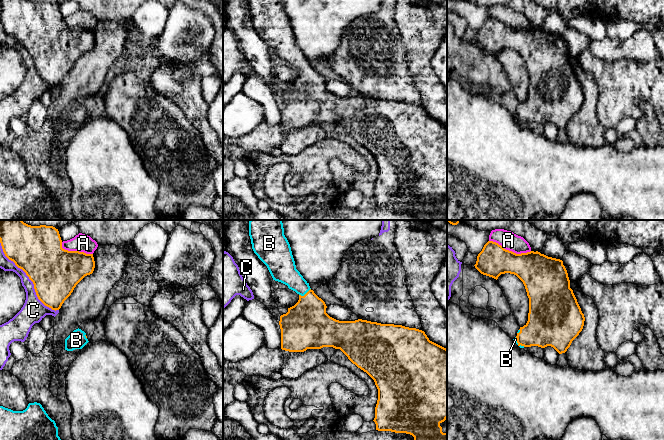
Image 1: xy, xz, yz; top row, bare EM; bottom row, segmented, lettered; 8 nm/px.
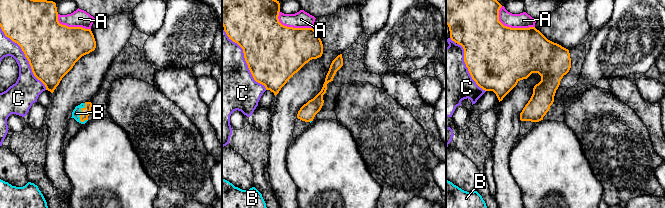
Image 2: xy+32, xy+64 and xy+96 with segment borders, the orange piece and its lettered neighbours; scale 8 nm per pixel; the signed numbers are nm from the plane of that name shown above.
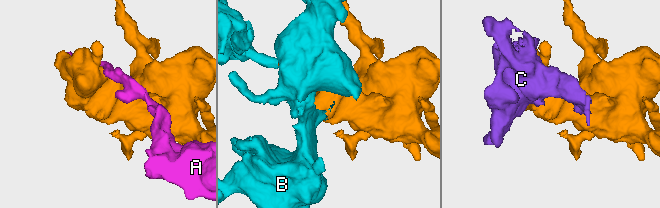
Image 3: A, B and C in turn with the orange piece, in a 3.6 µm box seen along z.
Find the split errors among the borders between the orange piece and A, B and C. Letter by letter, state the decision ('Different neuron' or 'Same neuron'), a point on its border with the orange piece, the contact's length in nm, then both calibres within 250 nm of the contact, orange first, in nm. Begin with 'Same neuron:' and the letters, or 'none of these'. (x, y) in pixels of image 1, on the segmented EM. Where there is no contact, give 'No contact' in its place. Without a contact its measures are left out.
Same neuron: B
A: Different neuron. Touches orange at yz (510, 251). Shared border 340 nm. Thickness 280 nm (orange) against 150 nm
B: Same neuron. Touches orange at xz (305, 294). Shared border 110 nm. Thickness 380 nm (orange) against 190 nm
C: Different neuron. Touches orange at xy (29, 278). Shared border 700 nm. Thickness 400 nm (orange) against 170 nm

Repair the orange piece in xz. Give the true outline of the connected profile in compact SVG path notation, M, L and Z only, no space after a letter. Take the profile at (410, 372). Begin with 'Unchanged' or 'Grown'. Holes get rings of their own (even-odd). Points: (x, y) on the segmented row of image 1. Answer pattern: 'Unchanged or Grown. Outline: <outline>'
Grown. Outline: M250 220L249 236L254 253L267 266L273 280L287 285L289 289L295 291L299 295L298 302L294 306L288 308L288 312L286 314L280 316L279 325L281 329L281 349L289 352L304 352L307 349L321 349L323 347L340 349L353 364L366 372L375 382L378 389L378 400L375 407L375 418L373 420L376 424L376 430L410 434L414 437L414 440L447 440L447 433L443 433L442 427L440 426L440 424L447 419L447 349L430 341L424 331L416 328L409 328L394 324L381 324L362 319L355 321L339 321L330 317L326 313L327 306L325 302L314 293L314 291L310 288L309 283L296 269L290 244L284 235L282 220Z

